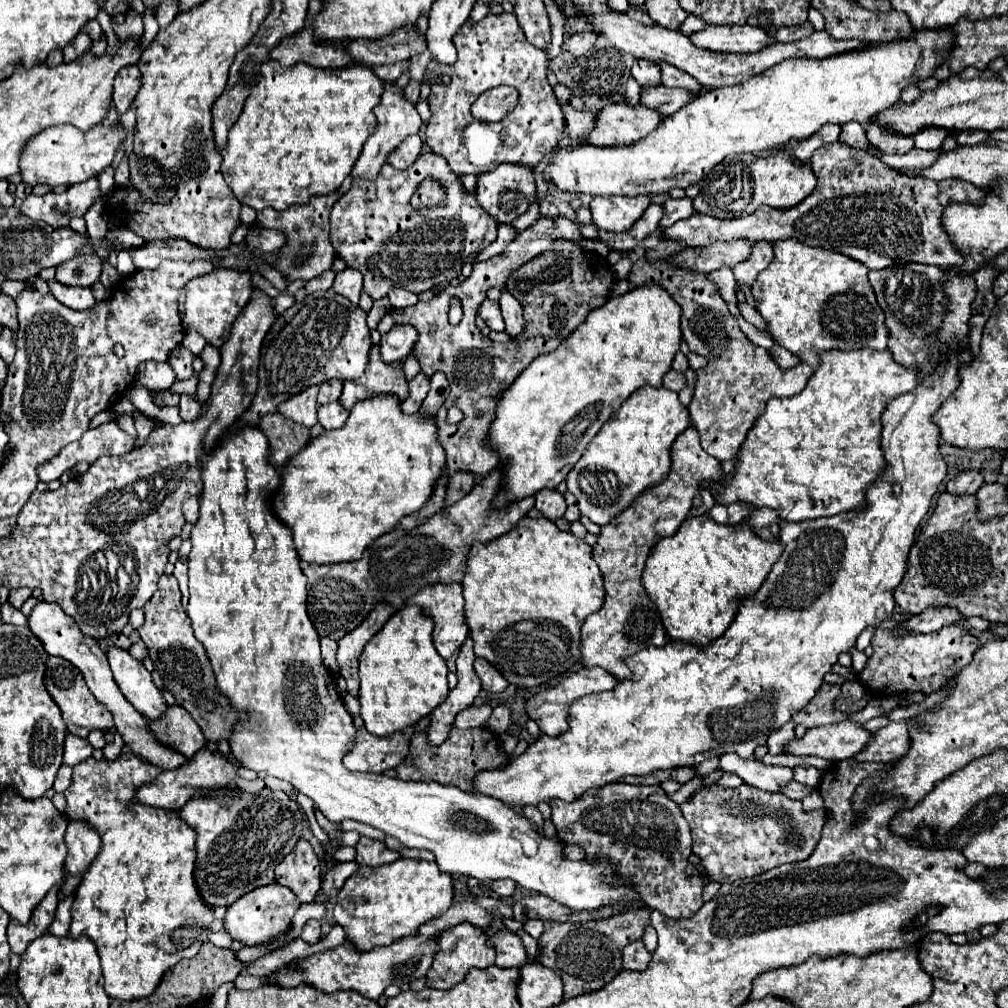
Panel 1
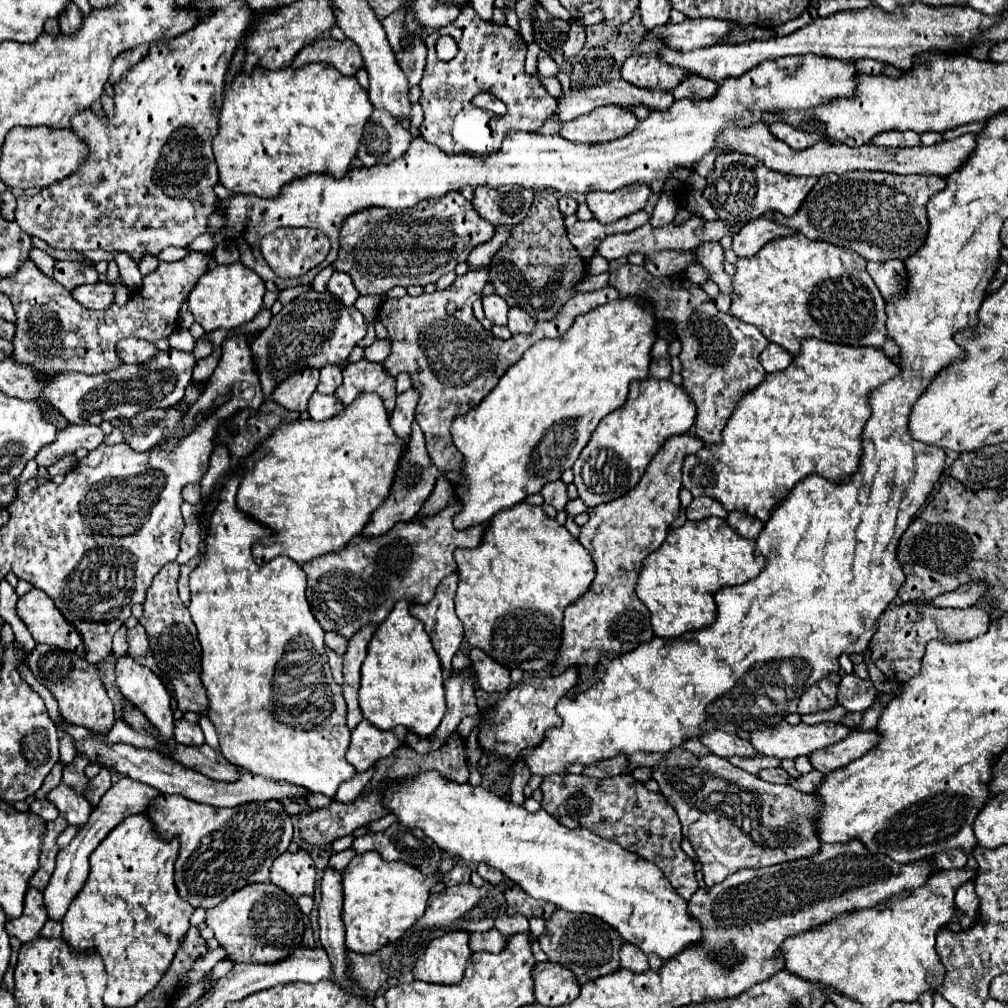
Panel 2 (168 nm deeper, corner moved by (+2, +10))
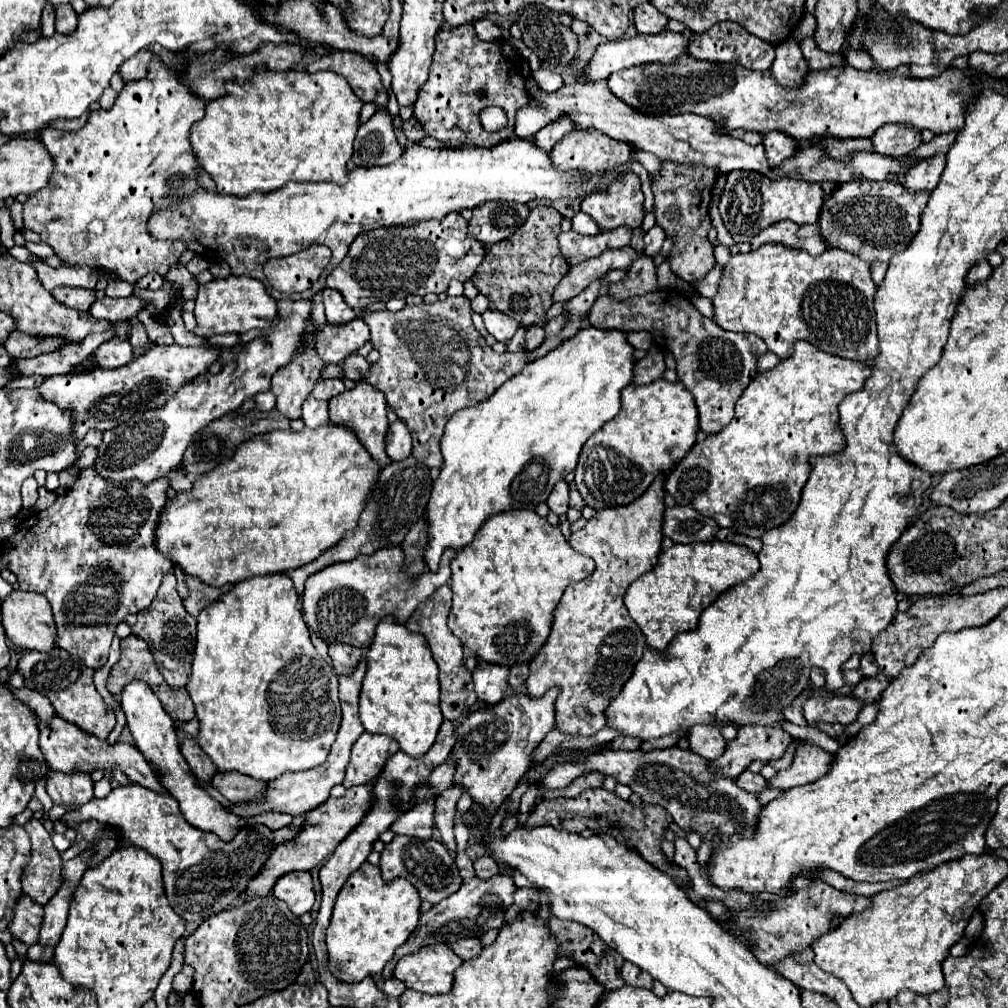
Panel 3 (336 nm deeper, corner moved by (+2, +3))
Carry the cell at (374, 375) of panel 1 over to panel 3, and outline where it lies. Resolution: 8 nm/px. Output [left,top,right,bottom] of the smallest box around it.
[328,382,388,468]

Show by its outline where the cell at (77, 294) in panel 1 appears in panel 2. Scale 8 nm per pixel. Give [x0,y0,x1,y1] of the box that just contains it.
[72,283,114,309]

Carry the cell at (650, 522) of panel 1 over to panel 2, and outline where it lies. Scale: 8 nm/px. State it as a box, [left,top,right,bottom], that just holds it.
[556,433,706,697]

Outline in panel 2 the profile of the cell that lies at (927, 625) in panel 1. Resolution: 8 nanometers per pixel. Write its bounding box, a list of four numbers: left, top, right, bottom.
[930,581,986,609]

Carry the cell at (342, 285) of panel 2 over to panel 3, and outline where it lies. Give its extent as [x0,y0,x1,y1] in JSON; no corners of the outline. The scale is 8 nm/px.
[322,288,356,324]

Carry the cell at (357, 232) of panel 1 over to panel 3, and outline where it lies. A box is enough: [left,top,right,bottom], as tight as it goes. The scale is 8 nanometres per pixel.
[326,212,486,312]

